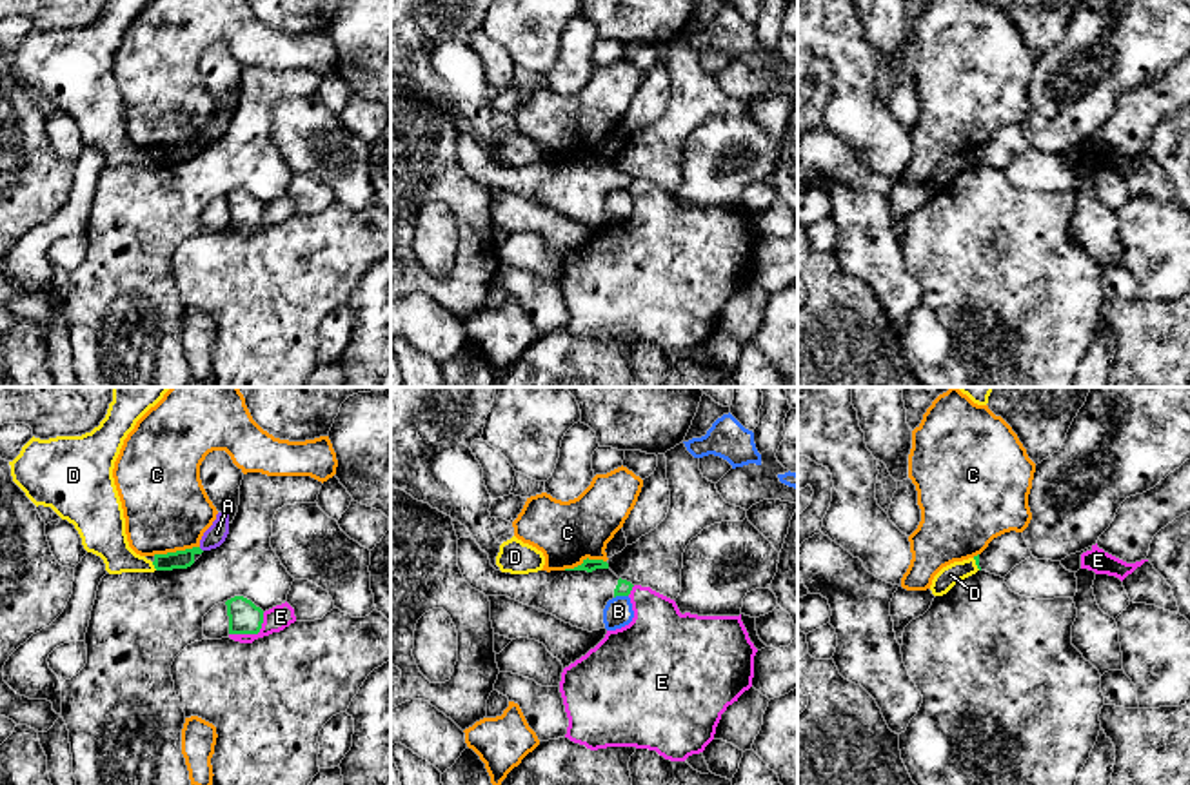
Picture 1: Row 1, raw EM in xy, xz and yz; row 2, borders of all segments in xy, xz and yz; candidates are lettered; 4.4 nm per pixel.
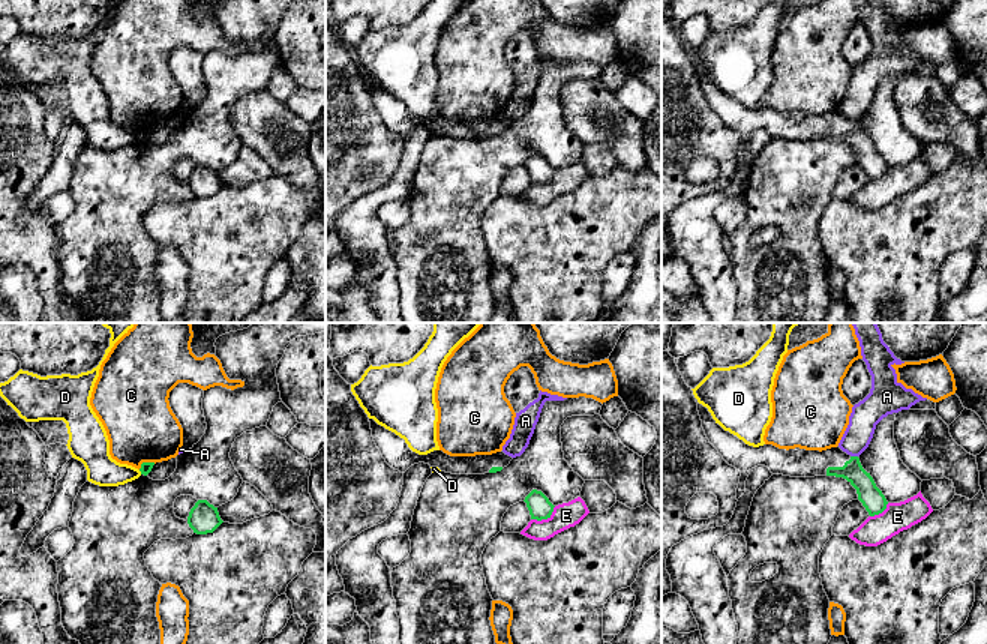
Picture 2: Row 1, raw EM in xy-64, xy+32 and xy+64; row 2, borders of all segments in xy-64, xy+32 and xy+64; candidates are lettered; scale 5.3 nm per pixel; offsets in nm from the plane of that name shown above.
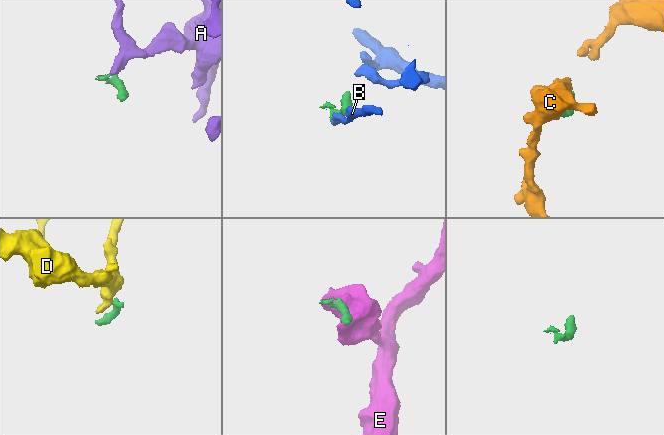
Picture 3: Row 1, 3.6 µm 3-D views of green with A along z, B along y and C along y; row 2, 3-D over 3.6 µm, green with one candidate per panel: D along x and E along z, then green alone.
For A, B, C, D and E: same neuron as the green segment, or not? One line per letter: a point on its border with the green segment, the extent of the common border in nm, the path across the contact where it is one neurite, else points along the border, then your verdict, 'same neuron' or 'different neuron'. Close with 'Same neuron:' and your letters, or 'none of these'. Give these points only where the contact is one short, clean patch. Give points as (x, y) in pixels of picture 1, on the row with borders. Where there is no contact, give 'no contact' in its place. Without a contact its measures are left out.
A: xy (200, 549) | 30 nm | along xy (198, 547), (202, 551) | different neuron
B: xz (620, 595) | 70 nm | along xz (627, 595), (614, 598) | different neuron
C: xy (177, 551) | 220 nm | different neuron
D: xy (153, 564) | 50 nm | along xy (151, 562), (157, 569) | different neuron
E: xy (253, 633) | 190 nm | along xy (264, 613), (264, 622), (257, 633), (229, 635) | different neuron
Same neuron: none of these

